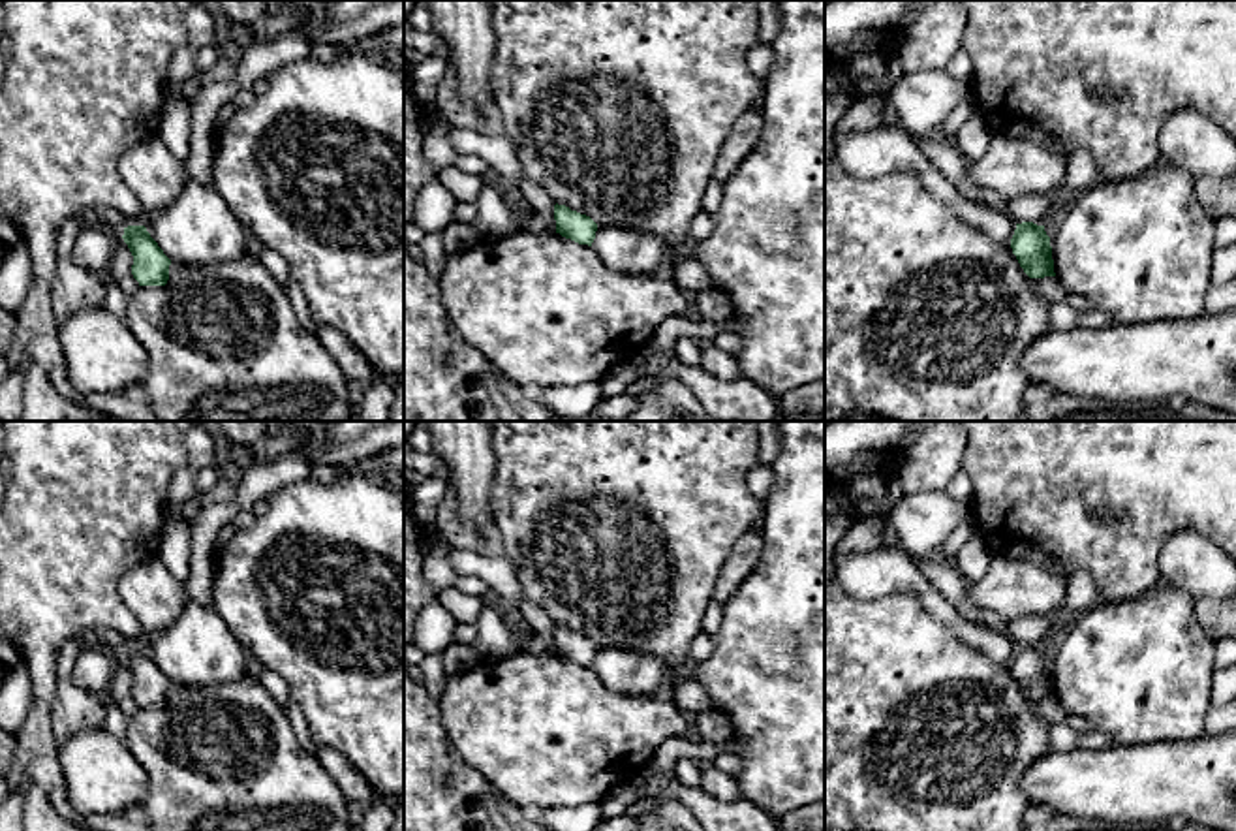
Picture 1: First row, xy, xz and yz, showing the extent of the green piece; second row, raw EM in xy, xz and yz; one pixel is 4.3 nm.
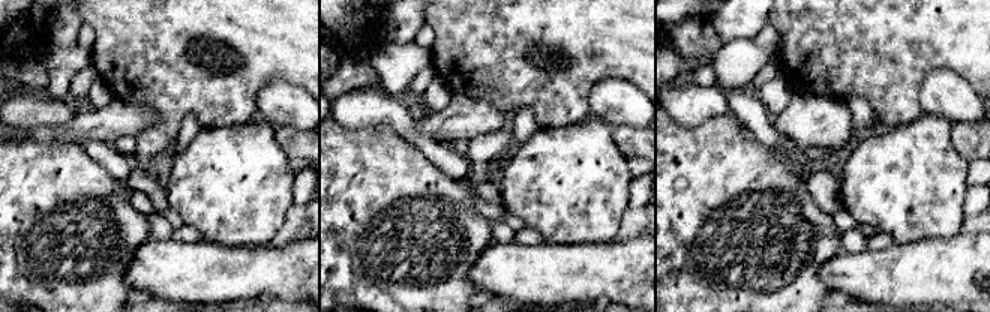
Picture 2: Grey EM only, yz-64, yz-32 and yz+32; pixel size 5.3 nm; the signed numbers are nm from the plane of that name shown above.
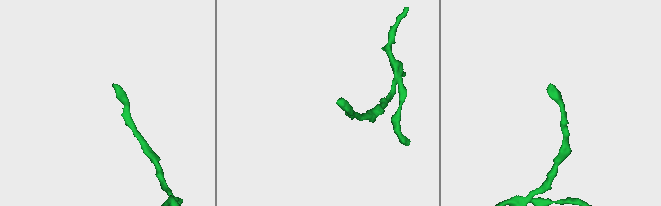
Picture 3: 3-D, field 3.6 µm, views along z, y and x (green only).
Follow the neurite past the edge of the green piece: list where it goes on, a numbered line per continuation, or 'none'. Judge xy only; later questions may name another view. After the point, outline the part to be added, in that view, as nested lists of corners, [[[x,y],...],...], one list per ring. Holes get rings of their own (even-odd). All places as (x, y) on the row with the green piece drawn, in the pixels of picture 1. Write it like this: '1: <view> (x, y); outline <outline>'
1: xy (85, 79); outline [[[0,0],[4,32],[0,49],[6,62],[0,85],[0,203],[21,231],[32,259],[34,284],[15,312],[13,342],[4,350],[13,370],[32,363],[30,342],[56,335],[53,280],[56,276],[58,227],[73,216],[103,214],[122,227],[143,226],[147,214],[118,173],[120,156],[158,133],[167,96],[173,56],[188,45],[186,15],[193,0]]]

